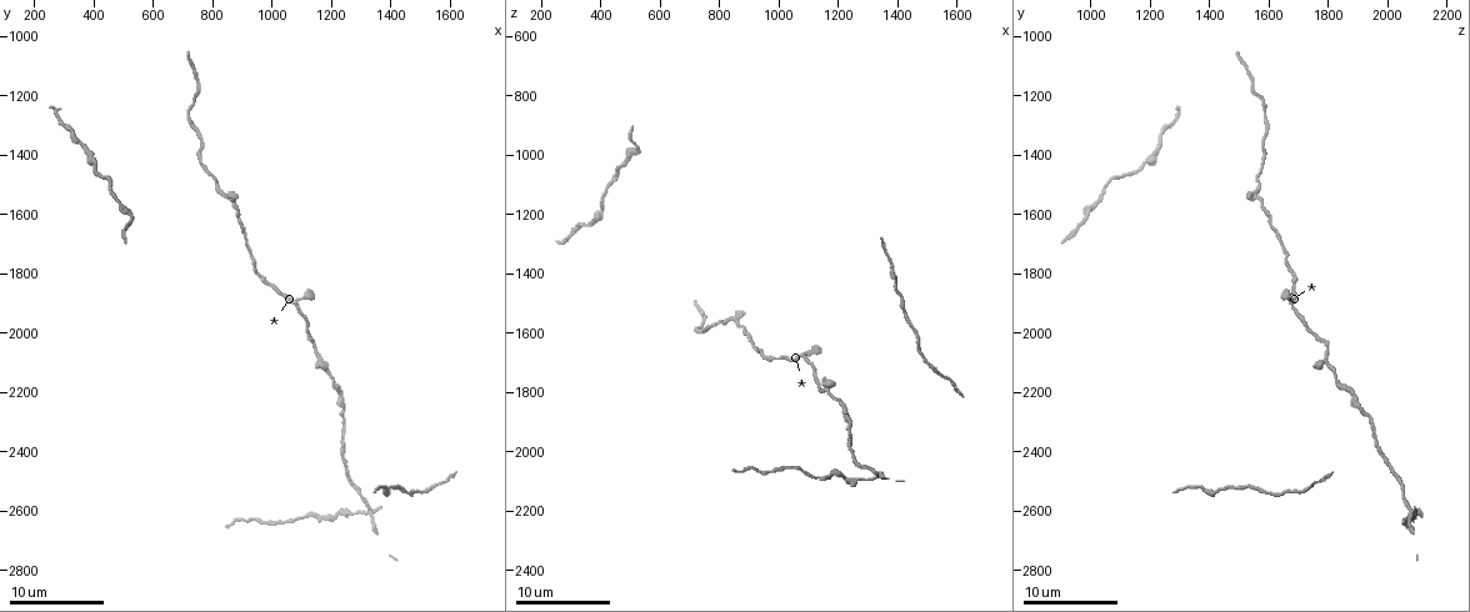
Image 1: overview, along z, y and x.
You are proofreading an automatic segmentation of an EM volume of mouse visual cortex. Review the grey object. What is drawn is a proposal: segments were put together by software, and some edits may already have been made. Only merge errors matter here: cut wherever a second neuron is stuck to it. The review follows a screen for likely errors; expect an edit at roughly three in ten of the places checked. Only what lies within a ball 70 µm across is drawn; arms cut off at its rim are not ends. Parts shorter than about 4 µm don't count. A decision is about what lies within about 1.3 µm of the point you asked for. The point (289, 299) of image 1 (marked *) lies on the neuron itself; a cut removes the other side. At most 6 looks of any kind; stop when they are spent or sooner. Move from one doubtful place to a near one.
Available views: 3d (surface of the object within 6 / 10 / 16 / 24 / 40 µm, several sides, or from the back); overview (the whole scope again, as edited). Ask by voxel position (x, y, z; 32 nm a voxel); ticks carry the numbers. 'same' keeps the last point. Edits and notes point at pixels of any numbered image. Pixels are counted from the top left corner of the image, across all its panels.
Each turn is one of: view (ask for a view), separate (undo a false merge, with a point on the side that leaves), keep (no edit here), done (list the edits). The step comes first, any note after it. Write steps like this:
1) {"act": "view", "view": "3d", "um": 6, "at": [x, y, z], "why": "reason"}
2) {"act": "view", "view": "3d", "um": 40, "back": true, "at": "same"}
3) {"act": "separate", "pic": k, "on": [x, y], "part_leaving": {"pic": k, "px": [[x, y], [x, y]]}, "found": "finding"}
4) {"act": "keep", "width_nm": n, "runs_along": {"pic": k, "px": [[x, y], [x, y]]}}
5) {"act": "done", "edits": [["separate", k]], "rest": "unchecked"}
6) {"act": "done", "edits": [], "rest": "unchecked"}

{"act": "view", "view": "3d", "um": 16, "at": [1210, 2180, 1850]}

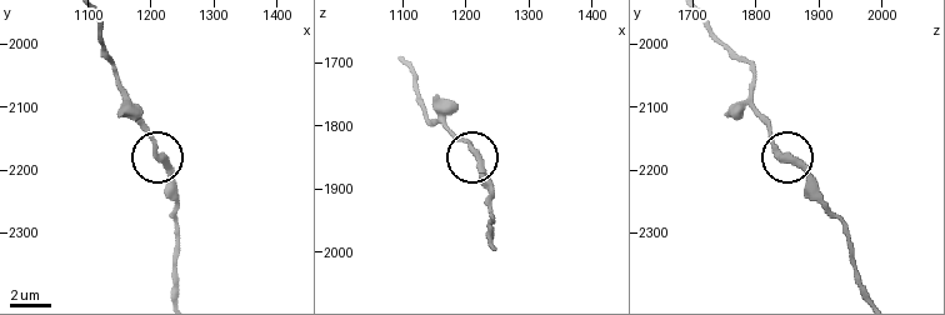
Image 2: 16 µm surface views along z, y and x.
{"act": "keep", "runs_along": {"pic": 2, "px": [[703, 23], [751, 73], [753, 108], [778, 153], [821, 191]]}, "found": "one neuron here"}

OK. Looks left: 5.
{"act": "view", "view": "3d", "um": 10, "at": [1150, 2060, 1790], "why": "thin neck"}

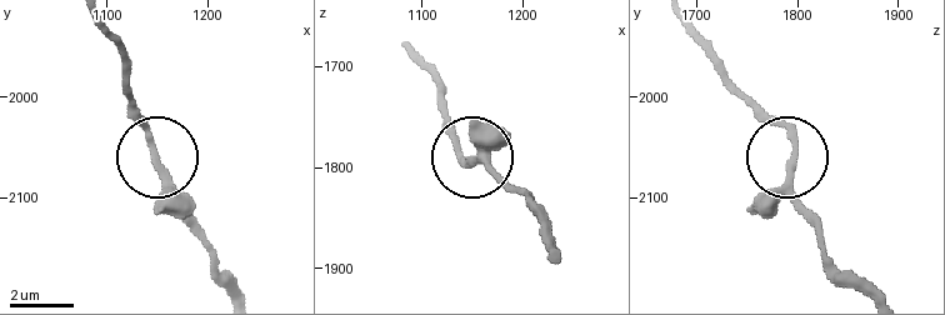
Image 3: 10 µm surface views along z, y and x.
{"act": "keep", "runs_along": {"pic": 3, "px": [[96, 21], [118, 46], [120, 79], [164, 191], [190, 221]]}, "found": "continuous, no second neuron"}

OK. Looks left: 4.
{"act": "view", "view": "3d", "um": 16, "at": [1330, 2610, 2080], "why": "four-way junction"}

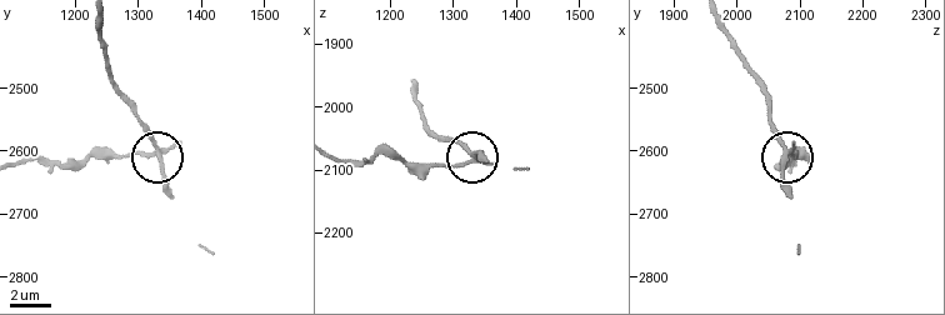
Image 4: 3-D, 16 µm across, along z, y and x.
{"act": "separate", "pic": 4, "on": [130, 155], "arms": 4, "part_leaving": {"pic": 4, "px": [[155, 149], [76, 160], [21, 160]]}, "found": "a second neuron is stuck on"}

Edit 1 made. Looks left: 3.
{"act": "done", "edits": [["separate", 4]], "rest": "unchecked"}

